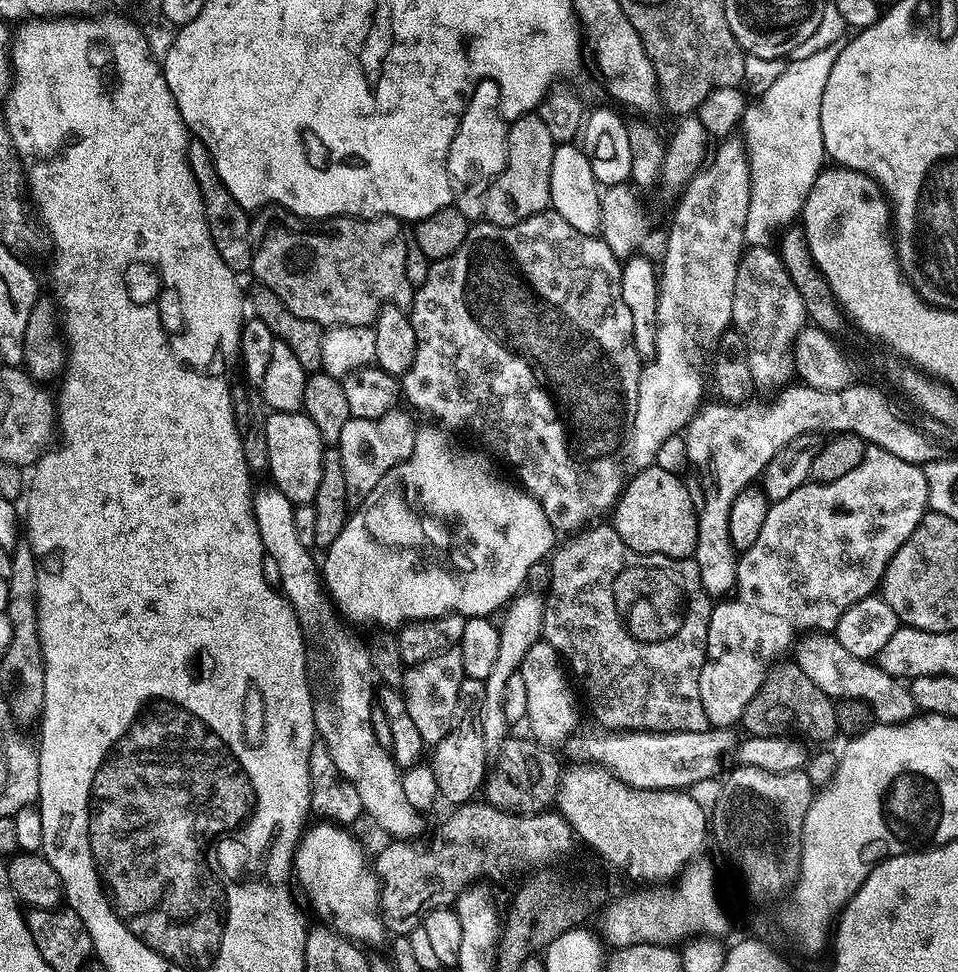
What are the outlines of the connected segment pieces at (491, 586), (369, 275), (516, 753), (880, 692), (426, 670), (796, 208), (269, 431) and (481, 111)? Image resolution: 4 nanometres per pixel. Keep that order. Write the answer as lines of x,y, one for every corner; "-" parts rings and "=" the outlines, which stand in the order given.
417,427
412,453
401,464
395,464
382,478
382,482
378,482
378,486
374,486
374,490
370,490
363,505
349,515
342,534
338,534
338,538
334,538
334,542
323,553
324,586
328,589
328,595
332,597
333,603
342,613
345,621
365,620
368,624
381,624
384,628
396,630
409,622
437,620
440,616
446,616
450,612
456,612
465,618
470,616
491,617
492,612
499,613
527,585
524,583
527,582
532,567
544,555
545,559
557,543
558,533
553,528
550,518
546,518
546,510
542,510
539,502
529,492
525,492
523,487
517,486
511,479
508,481
506,477
500,476
499,470
492,465
491,458
487,456
487,454
489,455
487,451
484,453
475,452
472,448
456,448
455,442
448,437
451,435
443,427
435,427
=
284,212
276,214
272,221
264,228
264,233
254,244
252,254
252,264
250,267
251,274
256,275
255,279
259,283
265,284
270,290
274,290
274,294
278,294
278,298
282,298
282,302
290,310
294,310
294,314
298,314
298,318
306,318
310,322
321,326
335,326
337,324
345,324
346,326
369,326
375,321
376,315
385,304
398,304
408,306
412,303
412,294
414,286
406,278
406,242
409,237
404,233
405,225
399,220
395,220
392,216
375,216
374,218
362,218
361,216
332,216
328,220
305,220
302,216
295,216
292,212
=
515,734
509,735
494,754
486,773
482,796
487,803
501,808
503,812
531,814
551,809
556,804
556,793
560,790
562,764
556,761
551,747
531,738
523,740
=
827,632
801,635
795,641
795,652
794,663
800,667
802,674
806,674
806,678
810,678
810,682
814,682
814,686
818,686
818,690
822,690
827,696
832,697
833,701
859,700
872,707
873,717
885,724
901,724
917,715
916,703
912,697
909,685
905,681
886,674
886,670
882,670
879,663
872,660
863,660
854,654
850,654
850,650
846,650
846,646
842,646
842,642
838,642
835,635
=
459,647
448,648
437,656
405,667
402,691
406,710
418,734
422,734
425,745
434,746
442,742
442,738
446,738
446,734
452,729
460,708
458,686
462,686
465,678
=
834,40
822,48
802,57
791,59
780,72
773,85
759,97
755,97
744,110
740,123
740,136
748,155
751,174
750,206
747,208
744,242
749,247
769,247
782,229
791,225
803,211
806,198
817,174
826,160
821,130
821,104
826,81
834,62
842,54
845,41
=
272,412
267,417
266,439
269,450
267,475
272,475
271,483
279,492
286,494
292,505
311,504
314,494
318,494
318,482
322,482
322,458
326,447
318,426
310,422
303,412
=
483,79
468,99
447,154
448,175
461,187
488,186
504,168
508,124
501,114
500,100
501,91
492,79

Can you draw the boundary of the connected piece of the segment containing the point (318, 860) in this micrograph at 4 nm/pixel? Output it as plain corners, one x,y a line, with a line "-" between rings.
316,822
305,831
296,848
294,876
304,883
312,904
320,912
329,912
331,927
353,942
376,940
382,932
380,885
375,871
364,861
360,844
347,827
331,822

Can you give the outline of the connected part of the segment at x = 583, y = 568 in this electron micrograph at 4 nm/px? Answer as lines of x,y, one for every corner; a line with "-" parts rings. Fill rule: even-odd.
604,522
597,528
581,531
576,540
570,544
561,543
551,553
552,589
544,596
544,631
543,639
554,650
559,652
566,661
567,667
573,673
584,676
584,688
588,691
588,700
592,703
592,716
601,724
604,730
619,730
621,732
705,732
709,722
706,710
702,710
702,694
698,694
698,678
702,674
704,655
707,650
707,628
710,626
713,597
702,586
702,578
698,574
695,559
675,560
662,554
642,554
630,550
622,538
613,530
611,523

